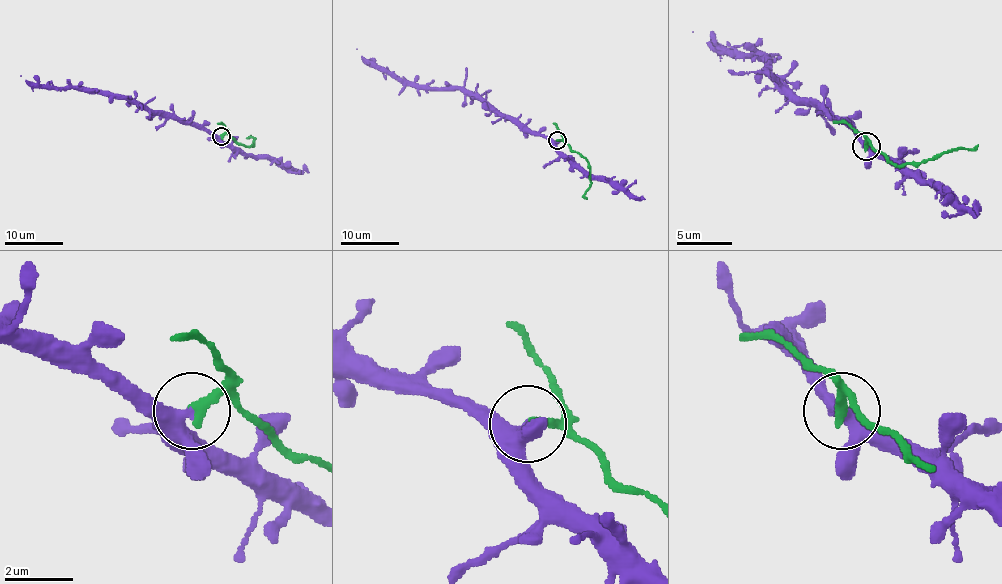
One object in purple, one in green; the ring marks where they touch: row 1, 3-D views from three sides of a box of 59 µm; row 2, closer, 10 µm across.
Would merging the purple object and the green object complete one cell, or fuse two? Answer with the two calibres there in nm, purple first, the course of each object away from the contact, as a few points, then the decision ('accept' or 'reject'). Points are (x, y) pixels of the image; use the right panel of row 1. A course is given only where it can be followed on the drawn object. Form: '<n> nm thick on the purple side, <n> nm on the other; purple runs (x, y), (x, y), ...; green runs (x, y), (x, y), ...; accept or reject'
280 nm thick on the purple side, 320 nm on the other; purple runs (865, 147), (868, 147), (843, 122), (827, 111), (805, 105), (758, 56), (717, 53), (692, 31); green runs (865, 147), (868, 141), (885, 158), (904, 166), (934, 160), (945, 152), (967, 149), (978, 144); reject

